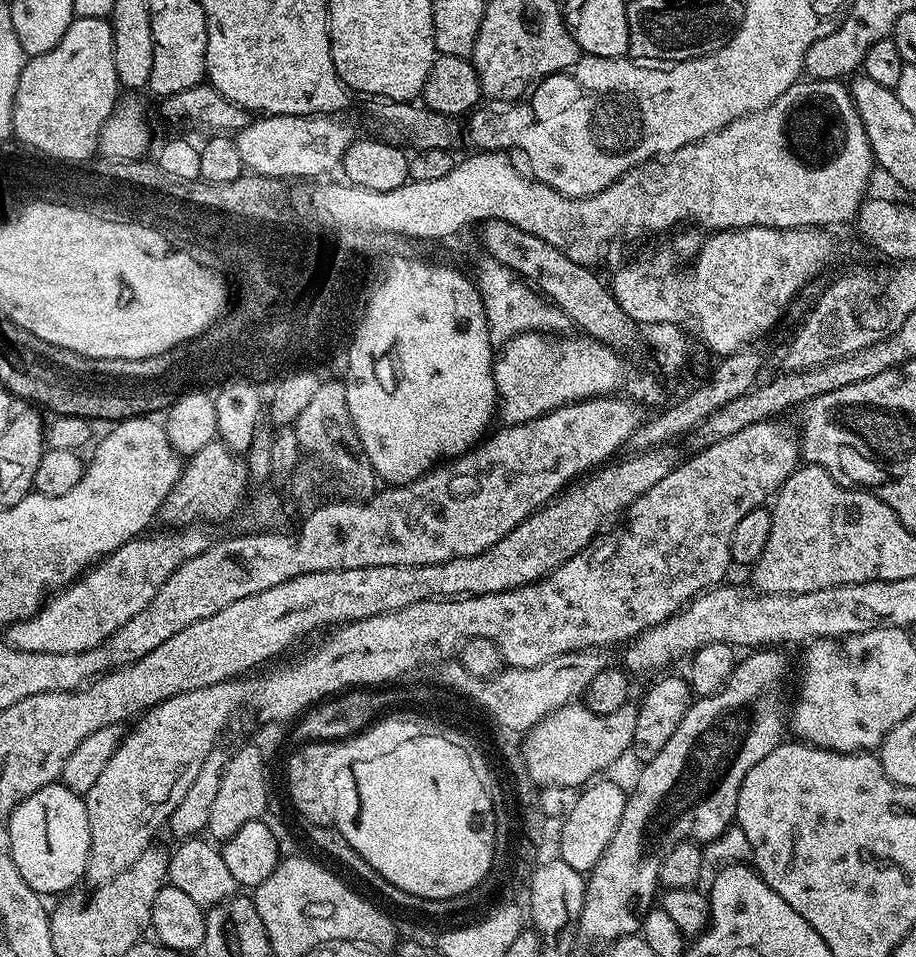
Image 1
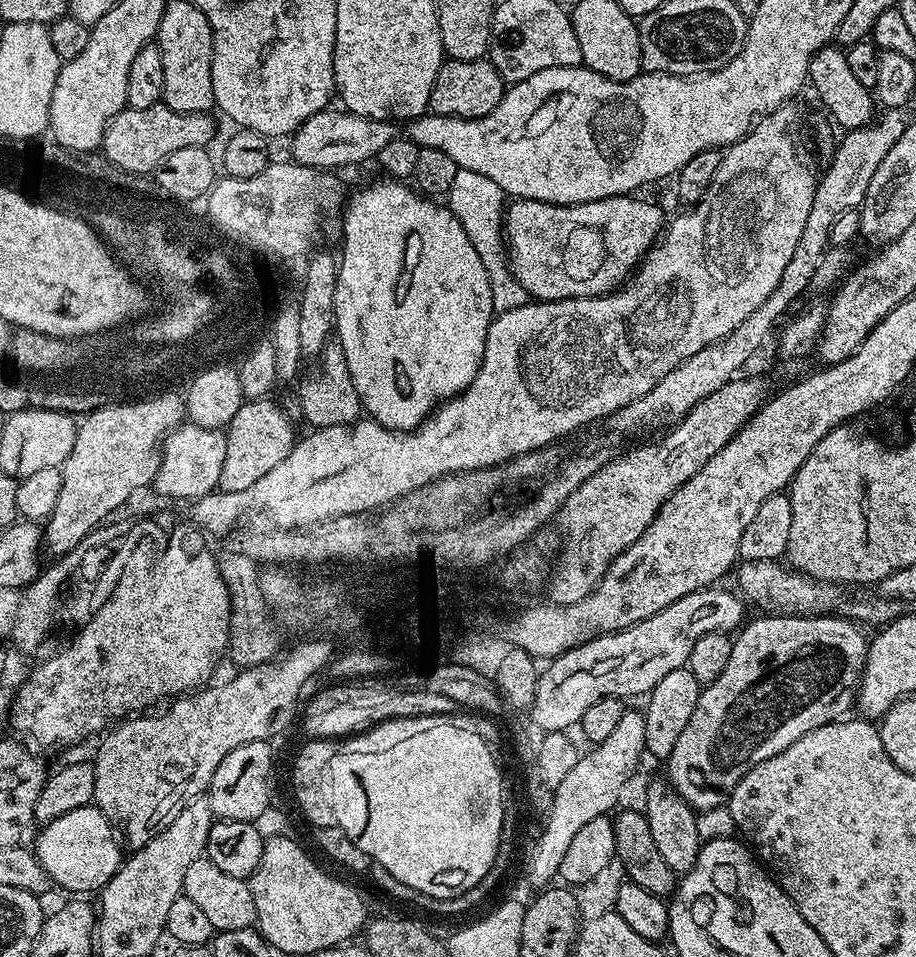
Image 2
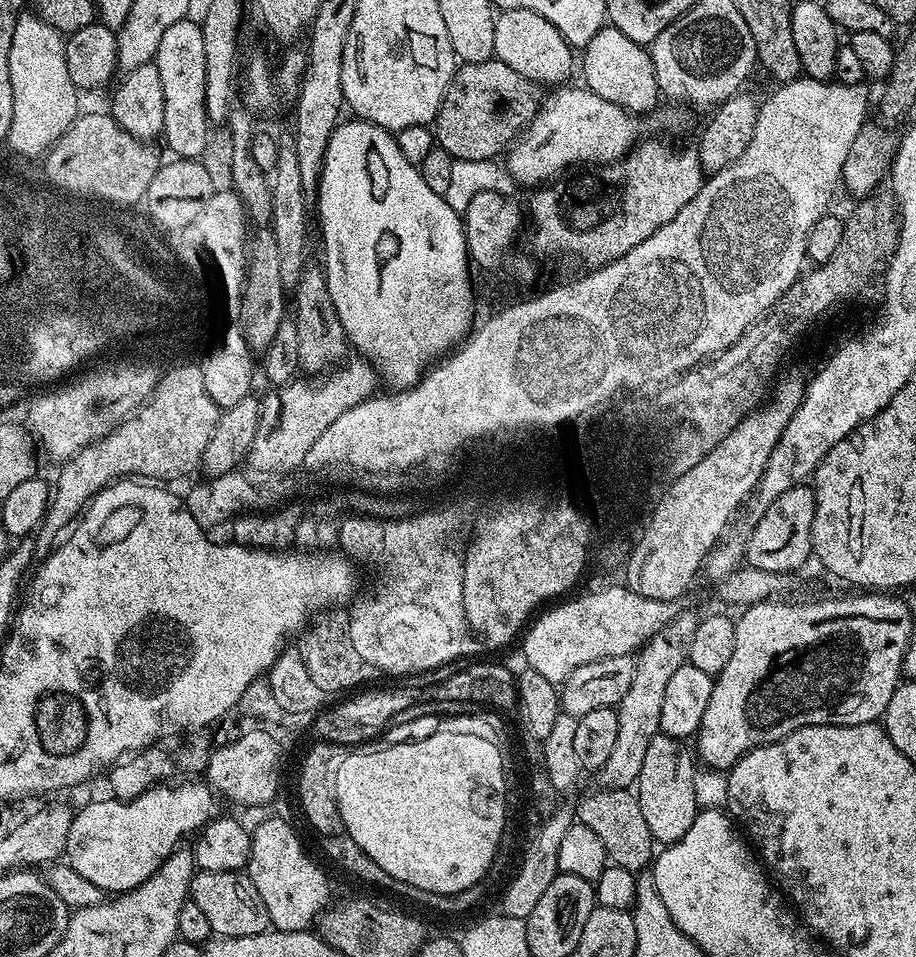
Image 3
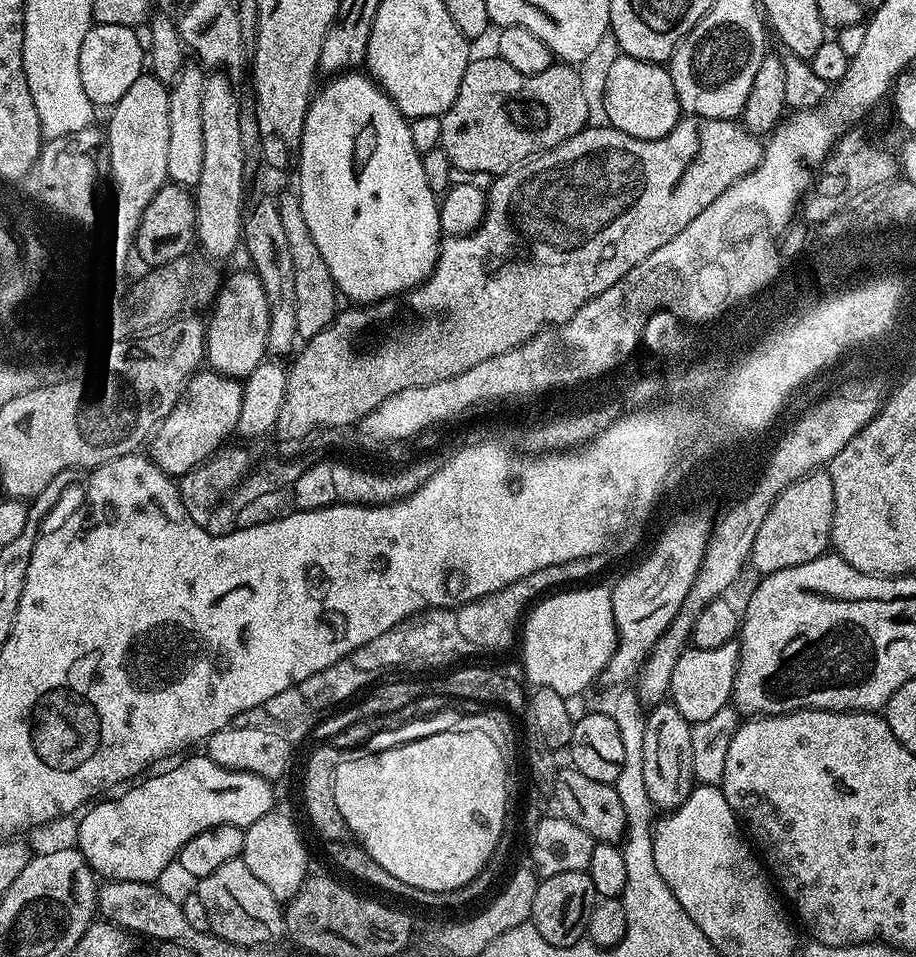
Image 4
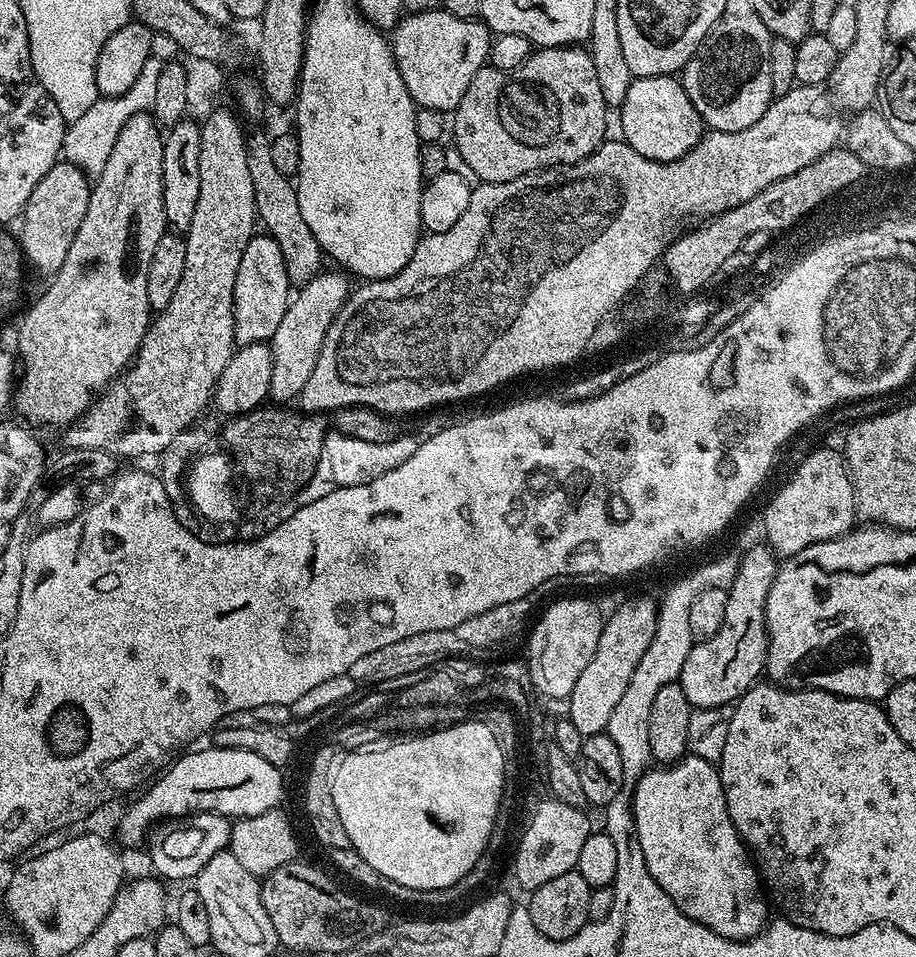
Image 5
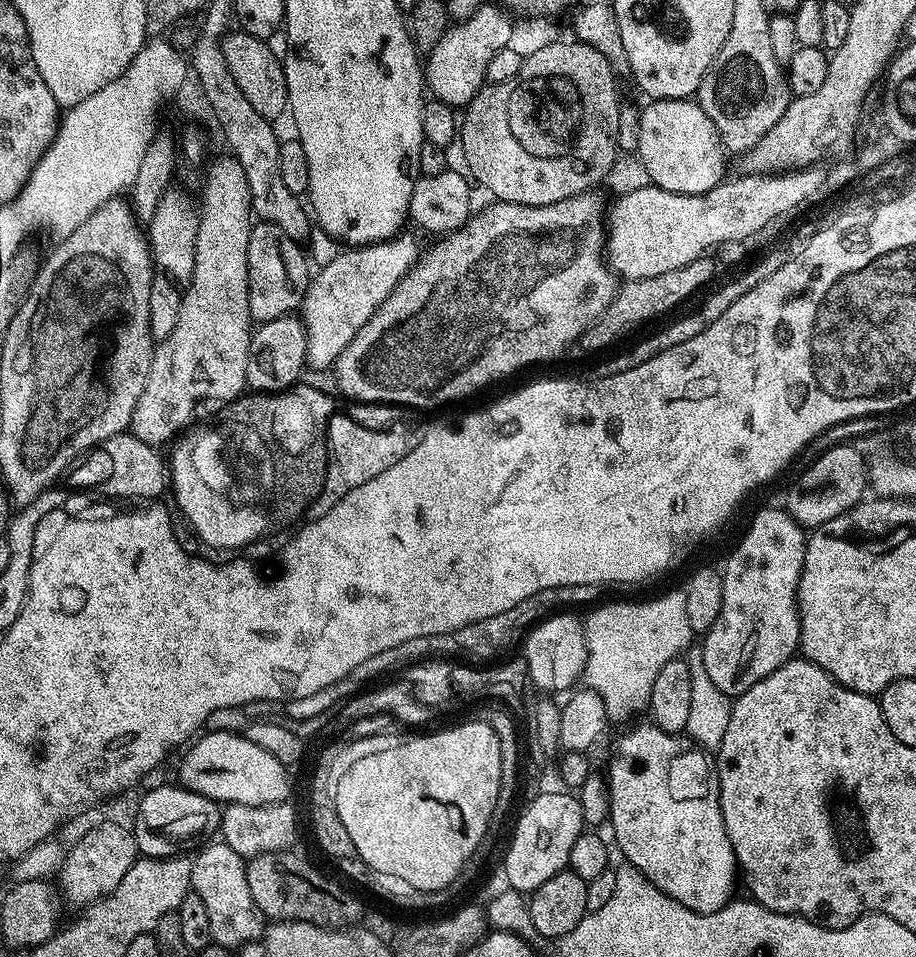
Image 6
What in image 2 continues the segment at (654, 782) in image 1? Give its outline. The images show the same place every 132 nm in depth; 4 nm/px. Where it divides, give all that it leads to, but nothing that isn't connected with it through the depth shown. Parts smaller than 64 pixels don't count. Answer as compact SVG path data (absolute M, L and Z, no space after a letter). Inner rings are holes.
M760 614L757 620L749 619L735 633L730 650L730 662L726 662L726 670L714 678L714 682L703 685L698 706L694 706L694 714L690 714L690 722L686 722L686 727L678 737L678 742L674 742L674 750L668 755L666 767L668 767L667 783L672 785L672 789L679 794L688 805L697 813L705 812L711 808L719 808L731 796L734 786L746 775L751 768L758 766L758 762L766 762L766 758L774 758L774 754L782 754L786 746L798 742L802 734L810 734L818 726L831 724L833 720L841 719L848 708L848 703L853 703L854 693L857 691L860 675L864 673L864 663L868 653L869 637L864 636L865 629L861 625L837 614L817 614L817 615L793 615L793 614Z

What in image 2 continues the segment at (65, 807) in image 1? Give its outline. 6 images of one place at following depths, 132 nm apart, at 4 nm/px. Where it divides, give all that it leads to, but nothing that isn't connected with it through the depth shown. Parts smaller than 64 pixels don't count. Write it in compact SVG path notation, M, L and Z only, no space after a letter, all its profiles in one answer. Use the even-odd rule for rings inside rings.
M95 806L70 810L69 813L45 823L40 828L40 837L34 843L34 851L51 883L72 892L68 894L99 893L122 863L121 841L118 836L116 841L111 827L113 825L108 817Z

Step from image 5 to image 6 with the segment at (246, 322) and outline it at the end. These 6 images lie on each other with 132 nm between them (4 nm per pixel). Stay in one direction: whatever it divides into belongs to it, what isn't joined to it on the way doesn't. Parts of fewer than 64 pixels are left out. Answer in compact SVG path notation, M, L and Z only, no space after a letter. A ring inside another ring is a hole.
M253 223L248 247L248 301L253 321L282 318L303 305L310 279L308 264L310 260L301 241L292 238L282 226Z

